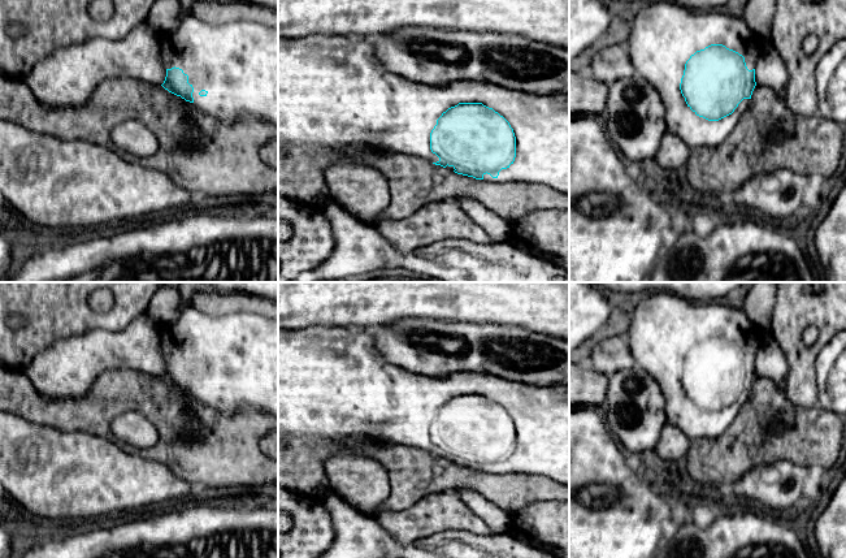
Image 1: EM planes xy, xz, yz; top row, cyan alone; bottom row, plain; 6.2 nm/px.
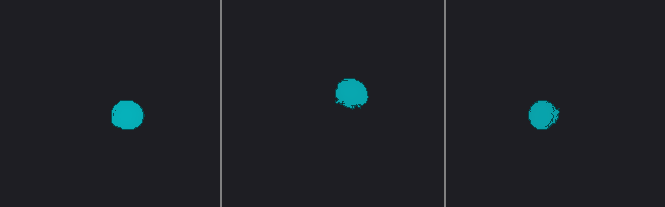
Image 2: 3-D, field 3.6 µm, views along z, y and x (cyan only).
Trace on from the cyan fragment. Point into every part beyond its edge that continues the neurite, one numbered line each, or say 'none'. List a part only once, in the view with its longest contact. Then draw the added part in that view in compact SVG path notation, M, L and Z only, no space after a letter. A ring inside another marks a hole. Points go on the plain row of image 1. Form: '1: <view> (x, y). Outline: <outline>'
1: xz (332, 381). Outline: M307 326L278 329L278 434L286 438L326 438L368 434L372 438L439 453L430 441L430 424L437 411L459 394L482 394L503 407L516 428L515 453L496 470L483 466L487 473L524 473L543 476L569 486L569 385L535 386L506 381L480 372L456 372L443 377L422 376L389 363L376 350L373 337L348 326Z

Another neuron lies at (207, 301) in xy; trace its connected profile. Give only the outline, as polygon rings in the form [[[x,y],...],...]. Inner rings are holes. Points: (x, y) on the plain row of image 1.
[[[204,289],[192,294],[190,304],[208,315],[252,312],[278,320],[278,302],[244,293],[217,293]]]

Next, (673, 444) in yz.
[[[667,421],[655,447],[655,454],[661,460],[677,462],[686,457],[690,444],[691,441],[681,429]]]

